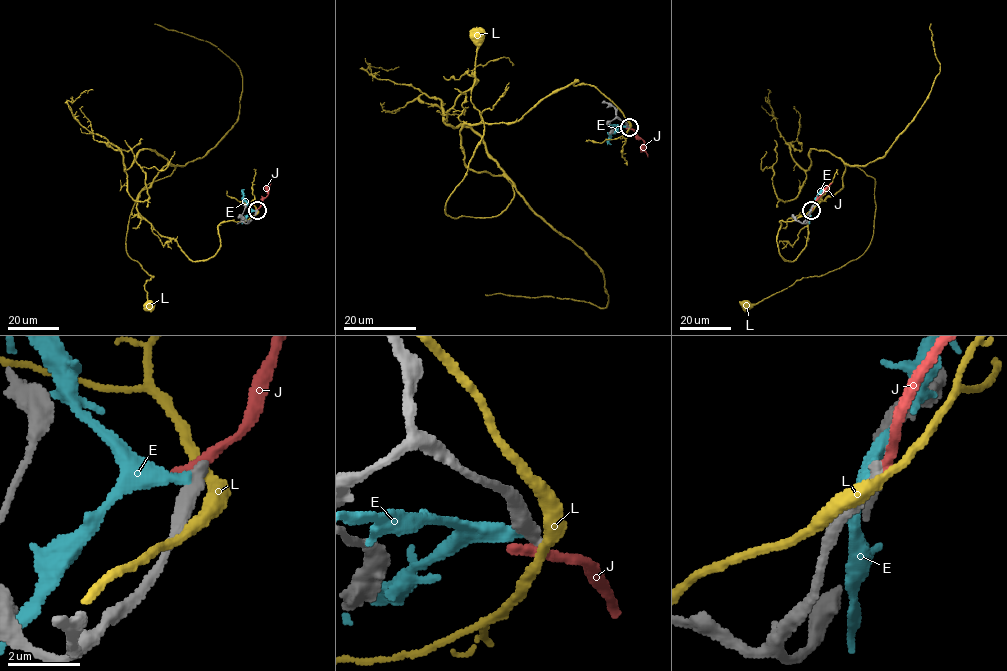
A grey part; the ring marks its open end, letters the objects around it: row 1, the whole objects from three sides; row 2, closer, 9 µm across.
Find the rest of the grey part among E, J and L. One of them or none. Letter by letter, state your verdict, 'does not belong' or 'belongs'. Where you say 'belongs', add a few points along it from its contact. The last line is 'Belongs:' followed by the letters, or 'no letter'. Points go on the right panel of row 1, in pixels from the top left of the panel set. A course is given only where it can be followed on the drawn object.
E: does not belong
J: does not belong
L: does not belong
Belongs: no letter

